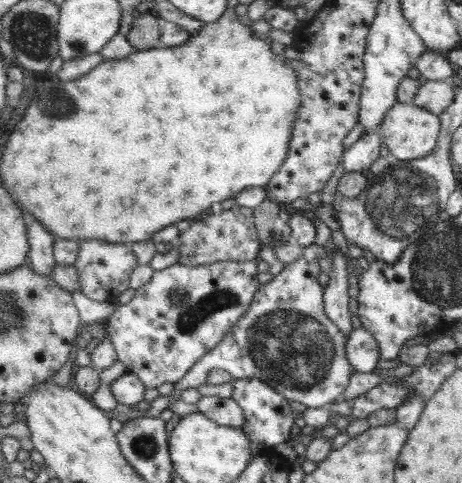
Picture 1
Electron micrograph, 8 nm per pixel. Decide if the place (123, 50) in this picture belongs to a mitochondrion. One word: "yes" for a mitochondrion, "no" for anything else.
no

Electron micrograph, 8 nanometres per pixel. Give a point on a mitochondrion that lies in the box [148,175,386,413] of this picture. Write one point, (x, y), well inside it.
(292, 347)

